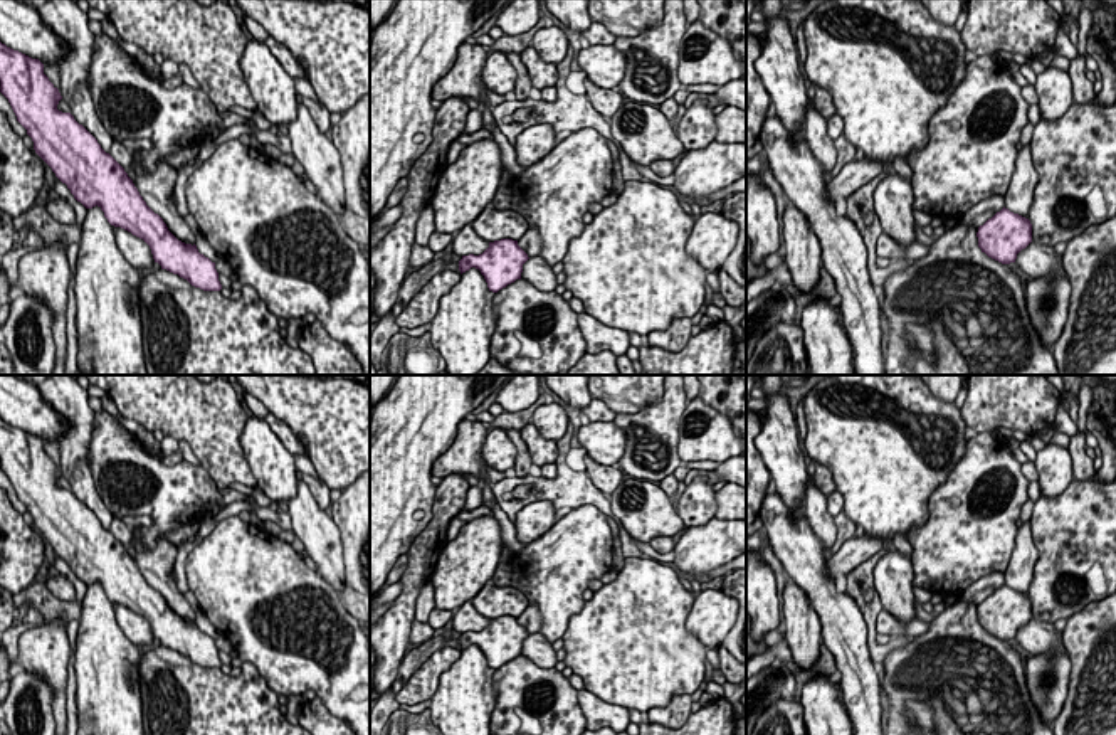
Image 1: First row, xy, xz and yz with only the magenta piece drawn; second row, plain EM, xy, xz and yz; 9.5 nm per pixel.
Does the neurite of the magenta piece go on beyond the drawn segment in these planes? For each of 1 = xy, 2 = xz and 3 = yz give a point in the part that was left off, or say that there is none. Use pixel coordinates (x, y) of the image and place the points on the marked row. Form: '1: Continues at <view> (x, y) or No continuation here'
1: No continuation here
2: No continuation here
3: No continuation here

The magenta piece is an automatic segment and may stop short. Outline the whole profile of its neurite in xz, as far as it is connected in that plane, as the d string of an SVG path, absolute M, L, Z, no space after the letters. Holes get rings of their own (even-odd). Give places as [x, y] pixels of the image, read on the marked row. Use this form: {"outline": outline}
{"outline": "M501 239L489 242L489 247L479 256L462 256L459 271L462 274L471 267L479 269L489 291L497 293L516 279L521 279L523 264L528 259L528 254L518 246L518 241Z"}

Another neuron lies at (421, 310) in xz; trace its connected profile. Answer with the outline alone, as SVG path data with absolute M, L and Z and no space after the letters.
M442 271L437 272L405 306L405 309L395 318L398 328L418 328L432 323L440 298L447 294L461 281L461 272Z

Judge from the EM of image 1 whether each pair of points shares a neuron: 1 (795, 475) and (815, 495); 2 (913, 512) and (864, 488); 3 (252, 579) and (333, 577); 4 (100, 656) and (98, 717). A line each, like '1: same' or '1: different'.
1: different
2: same
3: different
4: same

